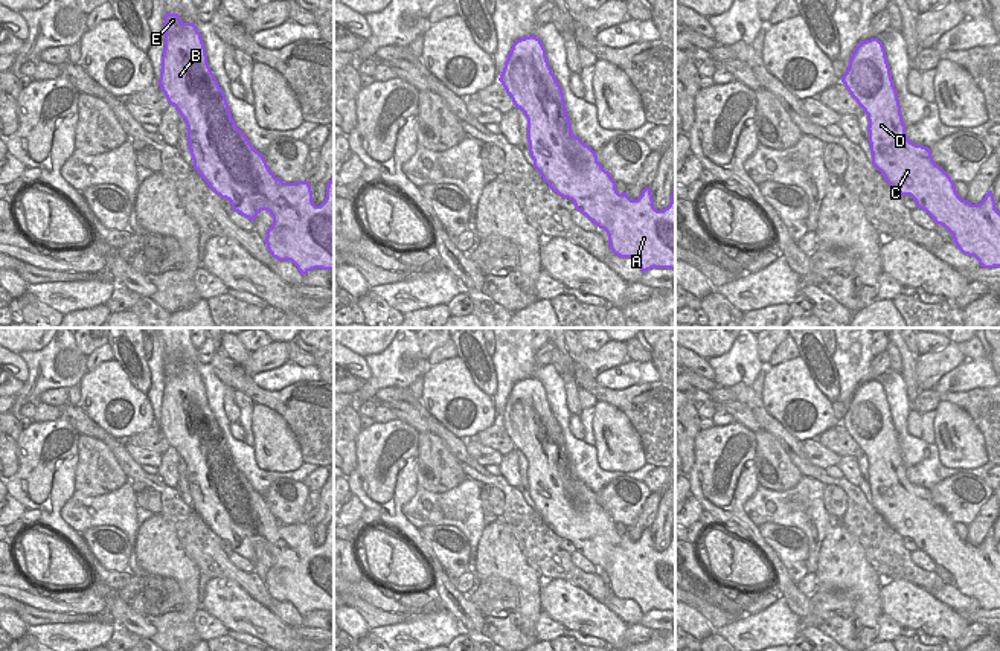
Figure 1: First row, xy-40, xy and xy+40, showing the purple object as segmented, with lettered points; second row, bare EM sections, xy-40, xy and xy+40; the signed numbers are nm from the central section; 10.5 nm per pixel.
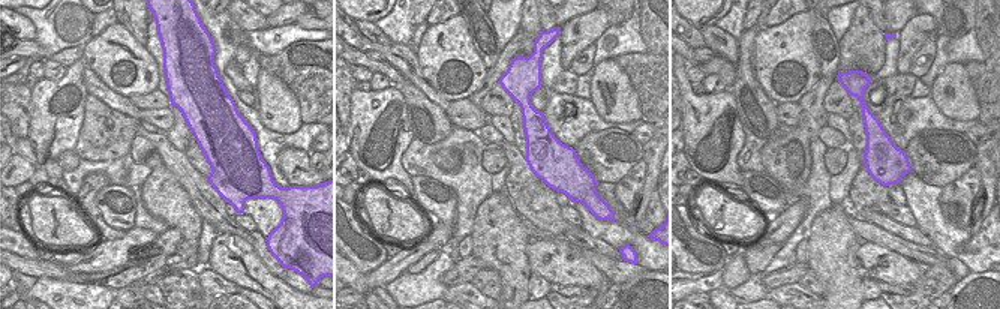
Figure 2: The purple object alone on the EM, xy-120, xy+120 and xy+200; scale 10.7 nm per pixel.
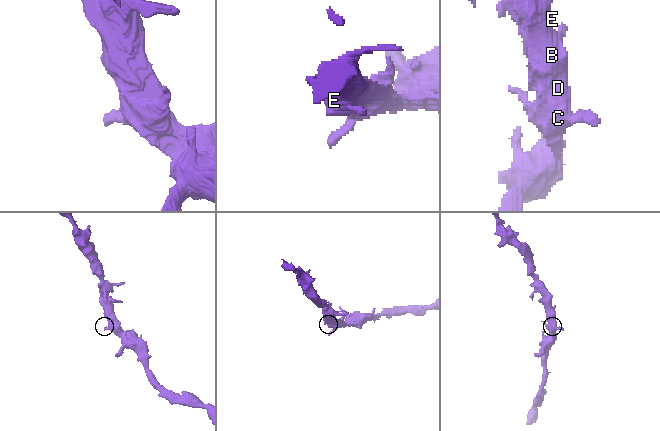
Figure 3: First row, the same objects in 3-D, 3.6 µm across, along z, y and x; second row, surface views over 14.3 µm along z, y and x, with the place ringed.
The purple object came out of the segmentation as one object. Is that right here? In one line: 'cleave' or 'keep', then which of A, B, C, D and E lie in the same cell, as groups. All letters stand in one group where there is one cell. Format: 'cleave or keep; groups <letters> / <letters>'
keep; groups A B C D E

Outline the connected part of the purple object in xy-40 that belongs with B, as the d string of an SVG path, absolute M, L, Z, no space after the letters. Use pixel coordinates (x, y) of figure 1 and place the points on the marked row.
M165 14L165 49L159 85L188 127L194 169L207 186L232 204L232 210L255 223L267 210L273 224L265 244L277 261L291 261L300 274L311 270L334 271L334 177L320 206L312 201L309 181L284 183L268 168L264 156L235 125L226 95L212 73L206 47L195 23L183 23L178 14Z

